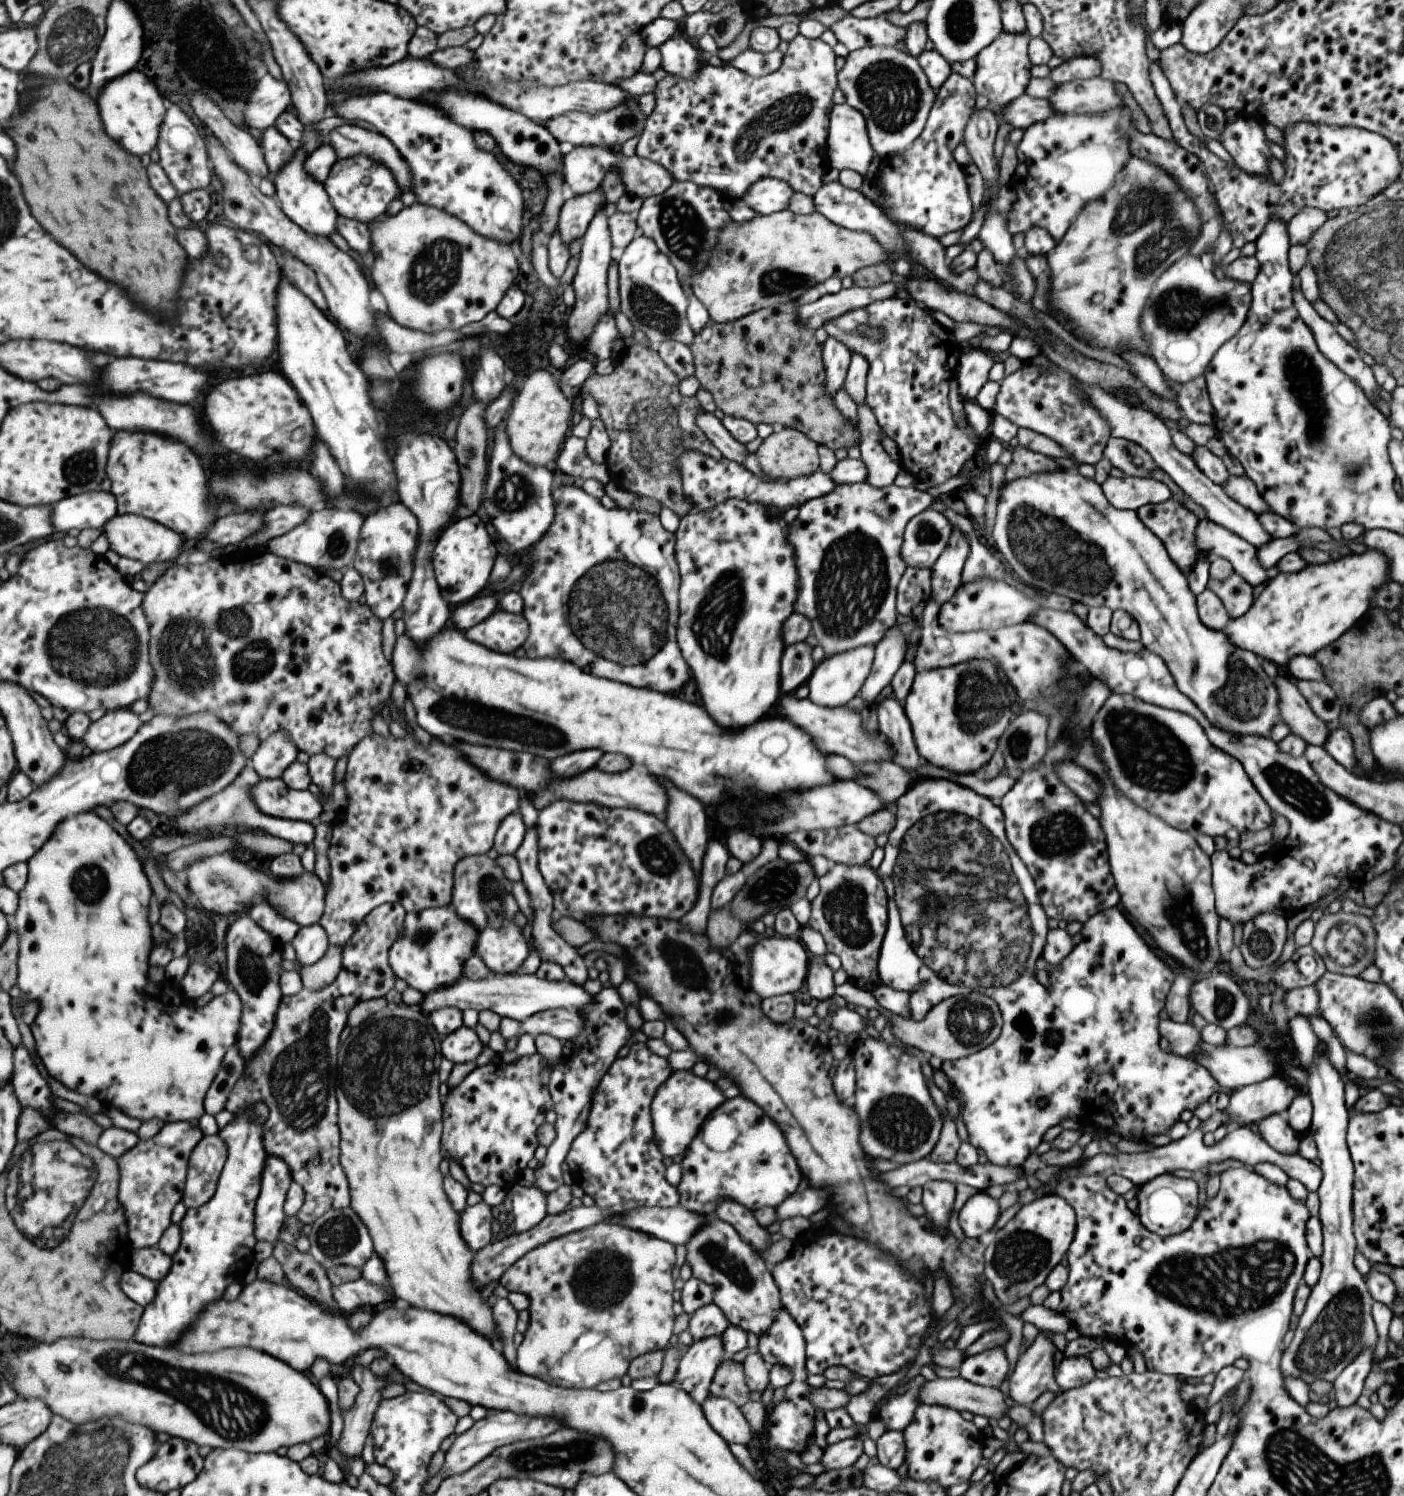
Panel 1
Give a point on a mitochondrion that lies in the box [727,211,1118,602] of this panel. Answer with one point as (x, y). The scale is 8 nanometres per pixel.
(1039, 543)

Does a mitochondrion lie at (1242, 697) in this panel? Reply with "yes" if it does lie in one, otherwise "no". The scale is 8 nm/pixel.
yes

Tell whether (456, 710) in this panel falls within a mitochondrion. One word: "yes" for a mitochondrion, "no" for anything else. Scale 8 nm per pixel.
yes

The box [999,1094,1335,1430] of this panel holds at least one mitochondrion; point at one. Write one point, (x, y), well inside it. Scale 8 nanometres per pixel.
(1191, 1284)

